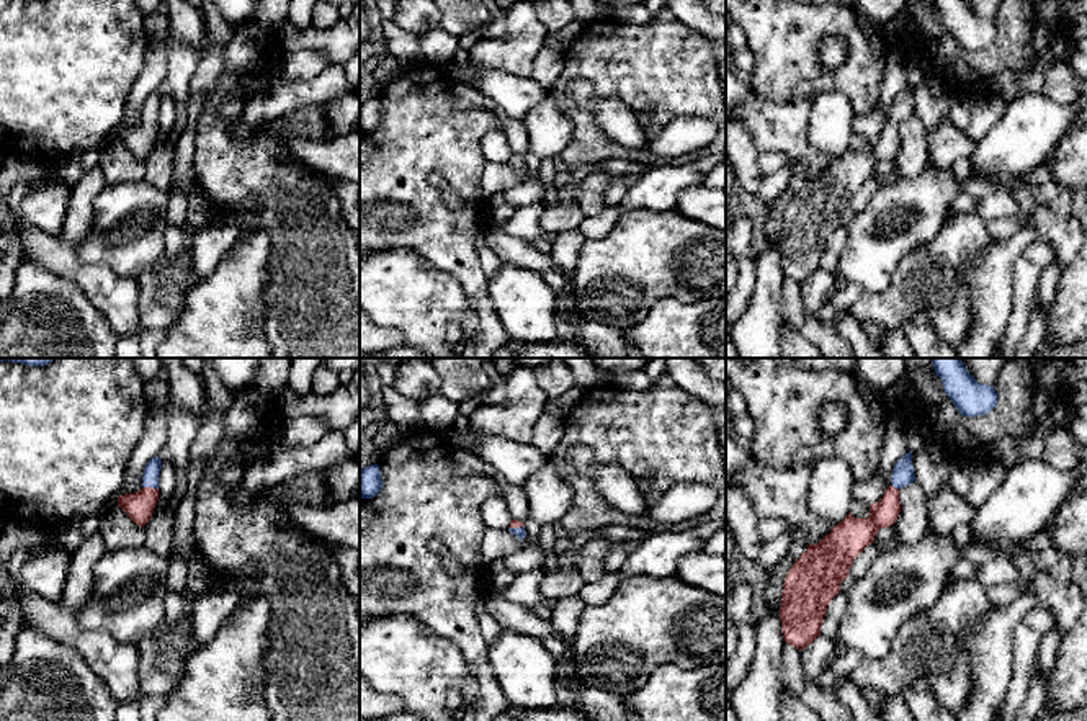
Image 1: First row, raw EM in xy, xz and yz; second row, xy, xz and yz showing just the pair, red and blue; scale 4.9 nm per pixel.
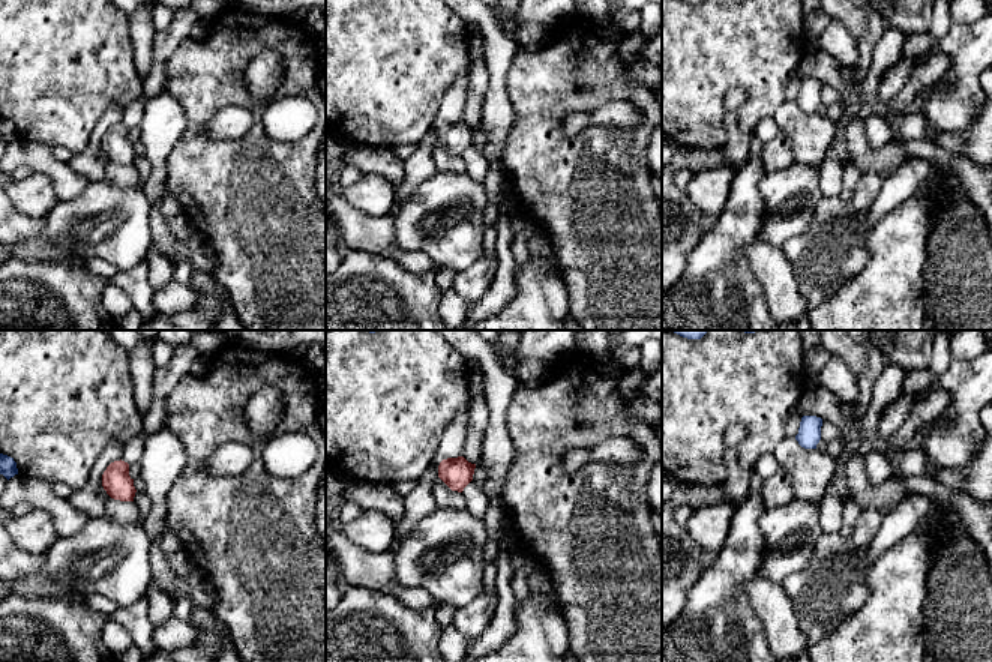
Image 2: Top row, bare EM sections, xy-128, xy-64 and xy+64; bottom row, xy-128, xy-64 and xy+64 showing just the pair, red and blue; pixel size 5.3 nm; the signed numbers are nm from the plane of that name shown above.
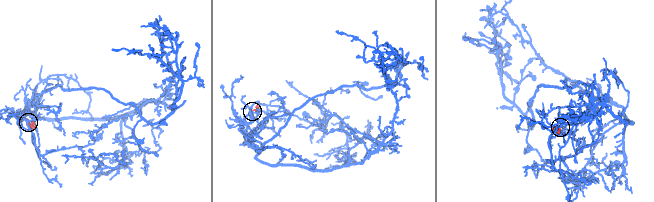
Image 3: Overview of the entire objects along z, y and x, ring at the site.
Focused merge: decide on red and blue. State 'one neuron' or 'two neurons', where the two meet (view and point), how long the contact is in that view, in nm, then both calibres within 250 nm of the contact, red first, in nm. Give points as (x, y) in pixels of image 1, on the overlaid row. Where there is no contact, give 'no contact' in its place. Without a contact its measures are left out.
one neuron; meets red in xy at (149, 488); contact 70 nm long; 140 nm thick on the red side, 80 nm on the other

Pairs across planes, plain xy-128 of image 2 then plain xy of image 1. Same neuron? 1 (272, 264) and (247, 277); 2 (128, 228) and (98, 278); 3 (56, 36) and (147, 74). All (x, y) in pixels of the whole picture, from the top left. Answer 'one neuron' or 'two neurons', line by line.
1: two neurons
2: two neurons
3: two neurons

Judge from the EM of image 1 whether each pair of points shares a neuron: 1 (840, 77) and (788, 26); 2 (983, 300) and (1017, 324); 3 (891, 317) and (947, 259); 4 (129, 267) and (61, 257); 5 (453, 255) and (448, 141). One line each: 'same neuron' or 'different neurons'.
1: same neuron
2: different neurons
3: same neuron
4: different neurons
5: same neuron

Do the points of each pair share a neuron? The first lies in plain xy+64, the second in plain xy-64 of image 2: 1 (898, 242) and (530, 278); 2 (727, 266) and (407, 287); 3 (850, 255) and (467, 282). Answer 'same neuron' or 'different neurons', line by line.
1: same neuron
2: same neuron
3: same neuron

